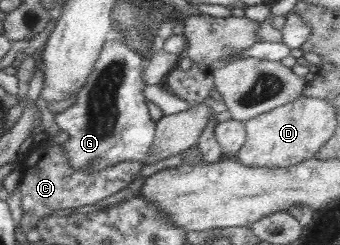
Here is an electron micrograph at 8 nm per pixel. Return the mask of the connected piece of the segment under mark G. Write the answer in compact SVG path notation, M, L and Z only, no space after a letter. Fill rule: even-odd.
M108 40L104 43L94 69L86 78L86 84L80 87L77 101L66 111L56 113L54 123L61 128L62 134L68 136L63 147L67 157L71 160L71 167L85 173L95 173L106 167L122 162L146 162L152 151L155 139L155 123L151 119L148 109L148 99L144 96L146 82L142 73L146 69L148 56L138 54L128 47L122 40Z

